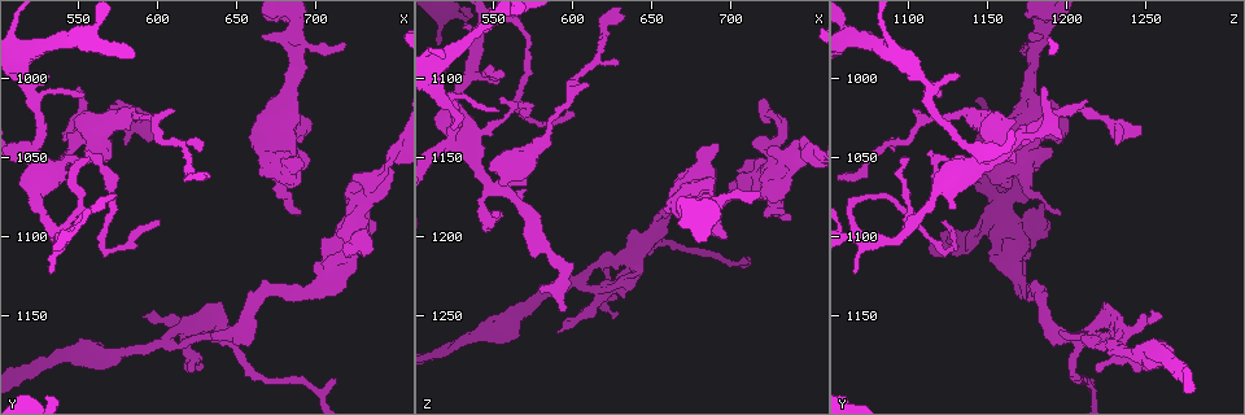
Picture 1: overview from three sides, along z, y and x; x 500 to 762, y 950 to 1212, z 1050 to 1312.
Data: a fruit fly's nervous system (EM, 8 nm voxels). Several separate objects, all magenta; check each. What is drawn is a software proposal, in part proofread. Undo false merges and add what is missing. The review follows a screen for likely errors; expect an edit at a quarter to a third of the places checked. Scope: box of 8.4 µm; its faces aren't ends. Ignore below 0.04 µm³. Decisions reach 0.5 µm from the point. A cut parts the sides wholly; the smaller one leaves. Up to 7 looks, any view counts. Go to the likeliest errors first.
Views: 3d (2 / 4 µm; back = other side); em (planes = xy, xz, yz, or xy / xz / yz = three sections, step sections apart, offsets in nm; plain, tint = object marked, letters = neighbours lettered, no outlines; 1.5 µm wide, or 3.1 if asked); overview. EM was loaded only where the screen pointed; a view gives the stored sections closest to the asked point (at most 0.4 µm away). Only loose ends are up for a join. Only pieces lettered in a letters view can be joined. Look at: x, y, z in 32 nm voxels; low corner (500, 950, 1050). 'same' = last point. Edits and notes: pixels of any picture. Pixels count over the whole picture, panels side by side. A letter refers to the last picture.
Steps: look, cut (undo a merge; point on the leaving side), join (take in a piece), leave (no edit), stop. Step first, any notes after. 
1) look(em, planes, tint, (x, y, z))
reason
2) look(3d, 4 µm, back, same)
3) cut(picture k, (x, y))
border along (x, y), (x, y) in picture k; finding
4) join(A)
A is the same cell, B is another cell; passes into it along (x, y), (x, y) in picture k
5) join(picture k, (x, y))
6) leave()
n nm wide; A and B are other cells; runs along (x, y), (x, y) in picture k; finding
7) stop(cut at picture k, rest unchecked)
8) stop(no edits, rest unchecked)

look(3d, 4 µm, (594, 1030, 1248))
thin end

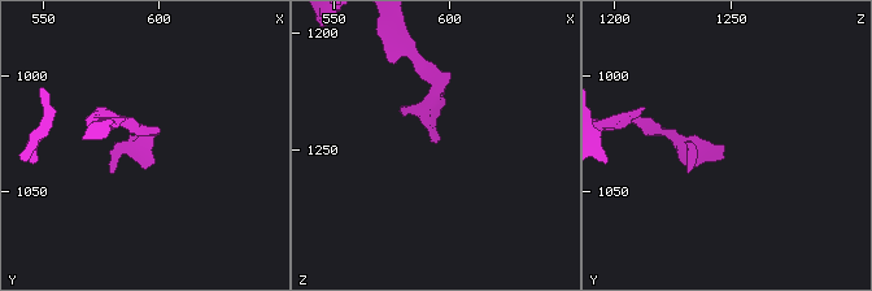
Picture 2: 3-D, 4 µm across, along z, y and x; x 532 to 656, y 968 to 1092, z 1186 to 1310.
look(em, yz, step 8, tint, (594, 1031, 1246))
shape alone is not enough

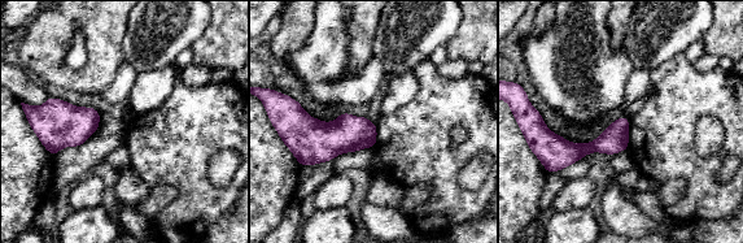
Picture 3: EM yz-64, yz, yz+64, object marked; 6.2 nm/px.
look(em, planes, letters, same)
cut it another way

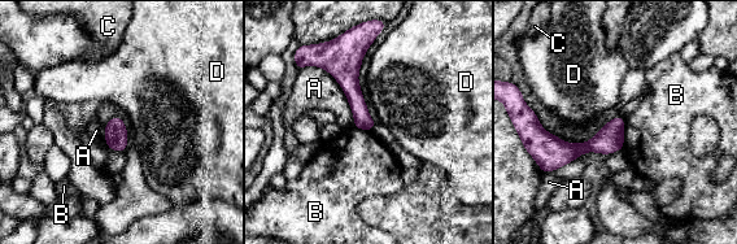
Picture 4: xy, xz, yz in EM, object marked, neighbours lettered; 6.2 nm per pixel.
leave()
A, B, C and D are other cells; none of them fits

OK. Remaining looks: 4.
look(3d, 4 µm, (690, 1086, 1198))

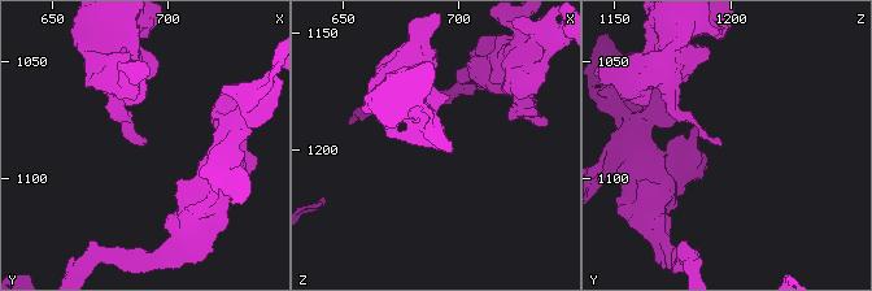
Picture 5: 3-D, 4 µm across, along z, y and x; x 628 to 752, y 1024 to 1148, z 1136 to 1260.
look(em, xy, step 8, letters, (691, 1085, 1197))
need the tissue

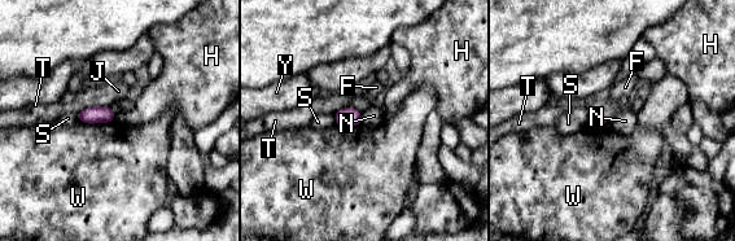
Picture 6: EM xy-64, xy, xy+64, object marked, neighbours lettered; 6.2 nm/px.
leave()
F, H, J, N, S, T, W and Y are other cells; border along (361, 113), (362, 123) in picture 6; no lettered piece goes on from it

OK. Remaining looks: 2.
stop(no edits, rest unchecked)

